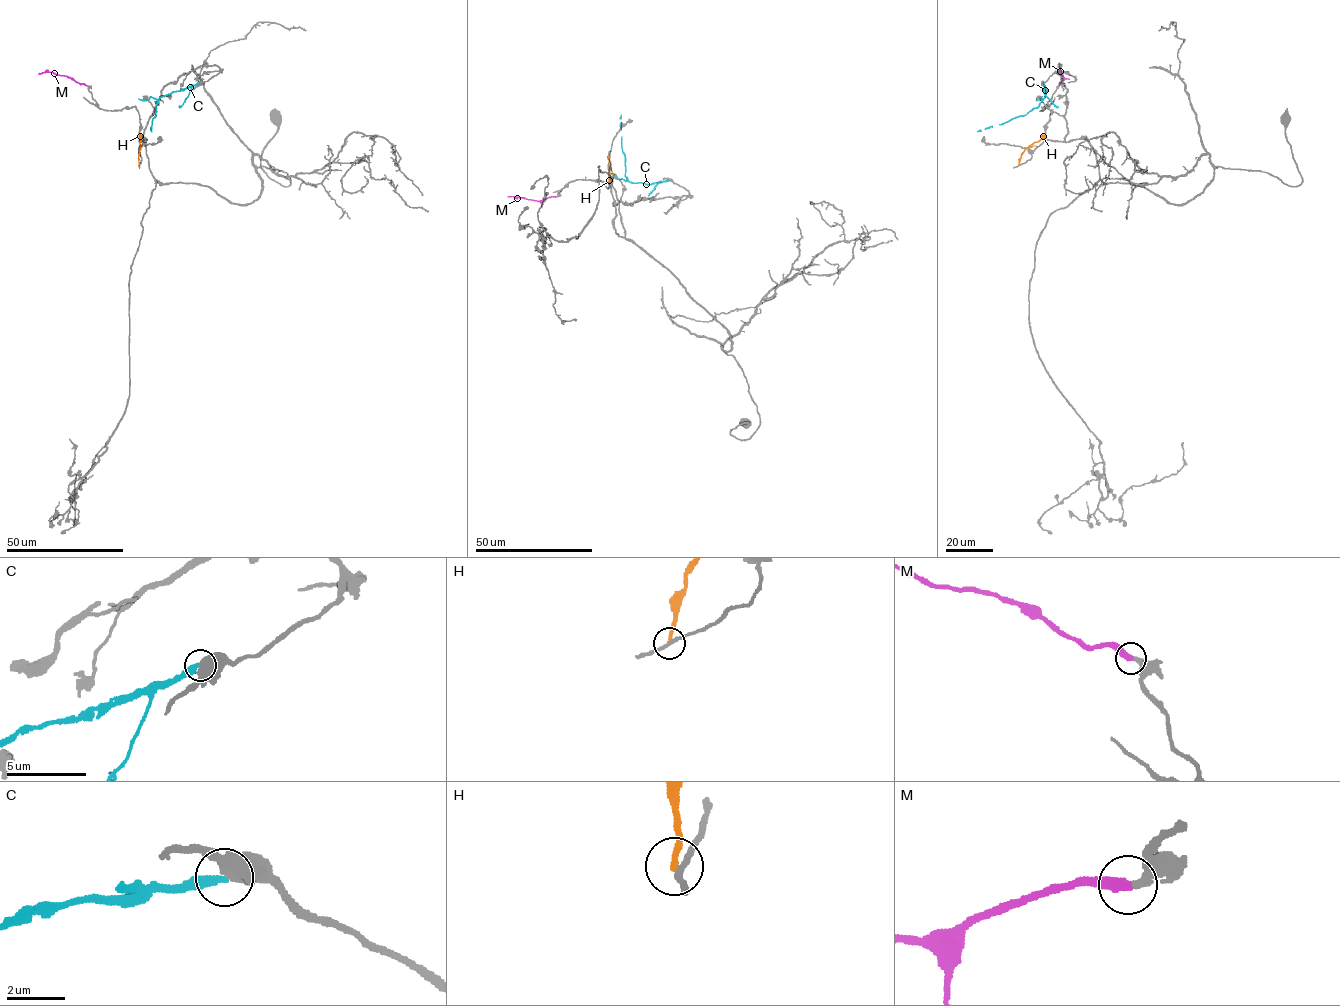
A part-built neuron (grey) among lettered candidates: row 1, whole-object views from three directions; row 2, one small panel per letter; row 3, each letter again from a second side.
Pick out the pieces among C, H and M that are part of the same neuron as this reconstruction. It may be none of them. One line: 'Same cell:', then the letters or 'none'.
Same cell: M

